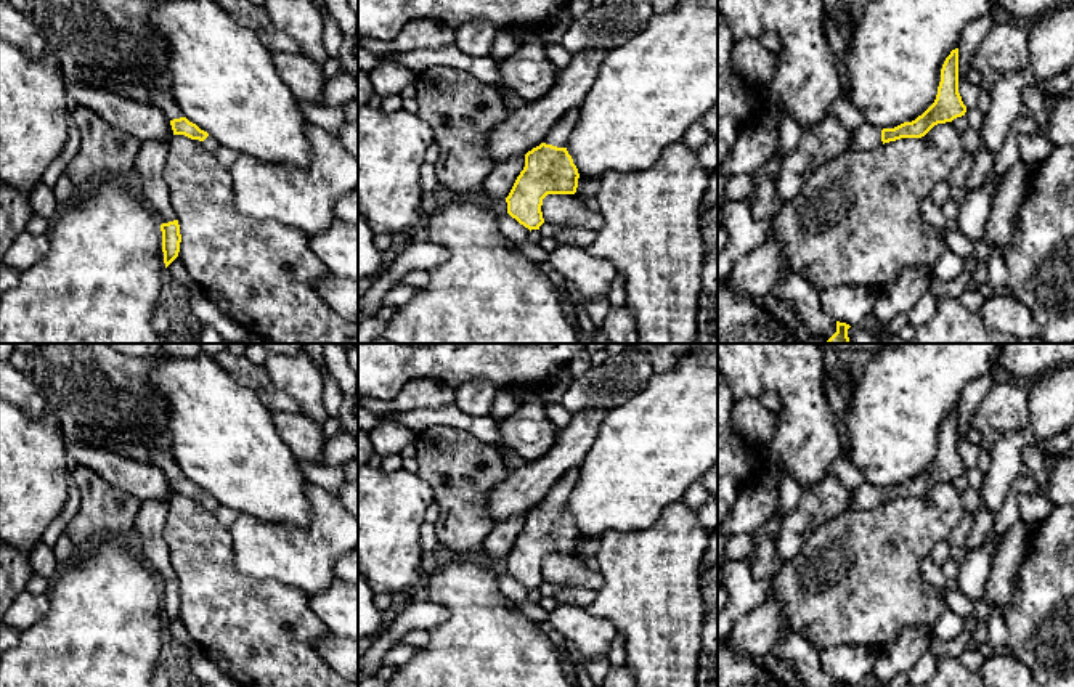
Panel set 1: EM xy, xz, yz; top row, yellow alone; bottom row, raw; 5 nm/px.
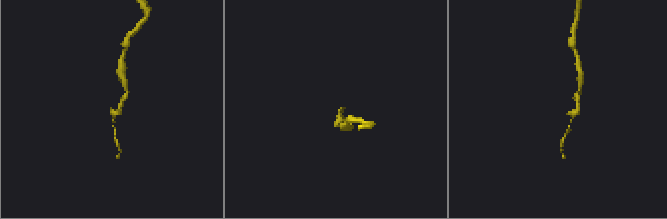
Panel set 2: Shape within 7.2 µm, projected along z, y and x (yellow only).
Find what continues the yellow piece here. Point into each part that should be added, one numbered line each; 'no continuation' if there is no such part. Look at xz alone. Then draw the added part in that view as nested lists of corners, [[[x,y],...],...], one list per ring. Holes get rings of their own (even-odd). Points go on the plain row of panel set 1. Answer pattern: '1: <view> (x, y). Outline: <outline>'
1: xz (559, 495). Outline: [[[572,467],[552,486],[552,490],[549,491],[549,494],[544,498],[543,502],[552,504],[557,507],[567,507],[570,493],[572,493],[573,486],[576,485],[576,482],[578,482],[578,469]]]

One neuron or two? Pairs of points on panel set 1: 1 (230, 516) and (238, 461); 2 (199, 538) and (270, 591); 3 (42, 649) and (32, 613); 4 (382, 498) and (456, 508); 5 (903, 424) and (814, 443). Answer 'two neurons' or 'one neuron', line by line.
1: two neurons
2: one neuron
3: two neurons
4: two neurons
5: two neurons

